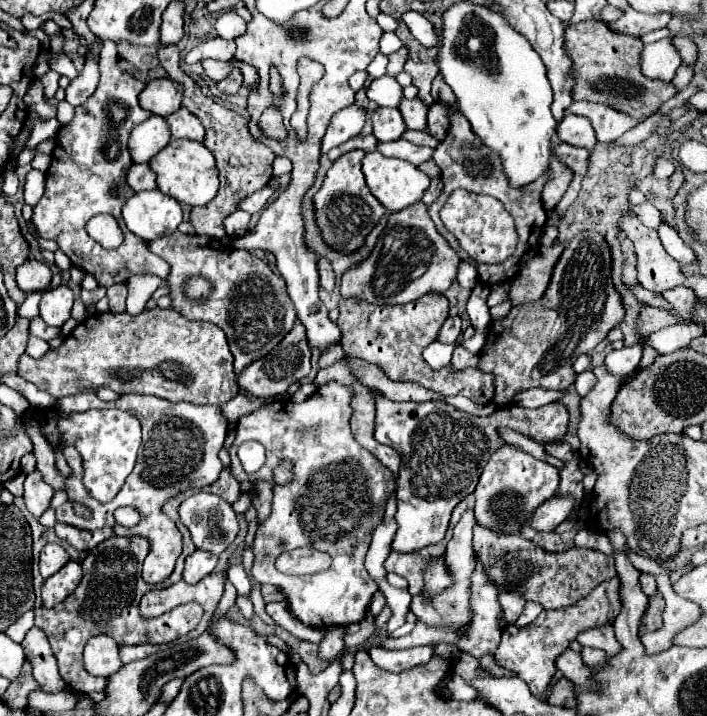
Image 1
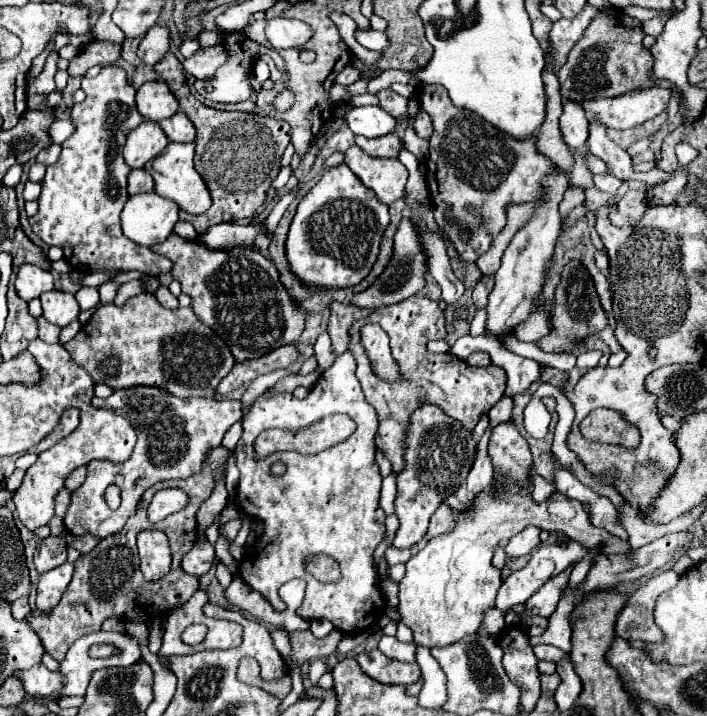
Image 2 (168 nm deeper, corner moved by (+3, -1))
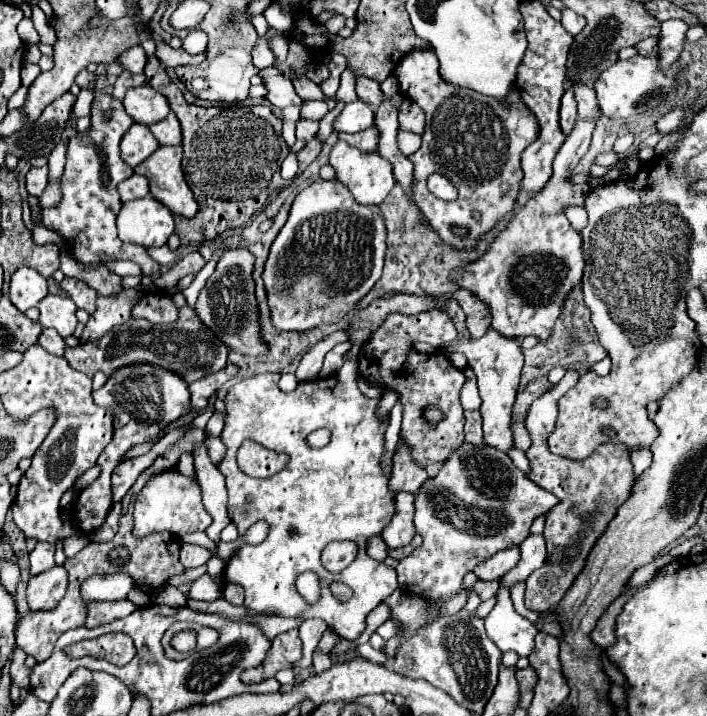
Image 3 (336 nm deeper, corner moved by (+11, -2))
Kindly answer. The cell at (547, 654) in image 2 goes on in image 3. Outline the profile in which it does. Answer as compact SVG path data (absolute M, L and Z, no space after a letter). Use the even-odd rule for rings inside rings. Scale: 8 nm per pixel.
M500 584L496 592L496 606L484 618L484 626L488 638L500 648L502 654L514 650L520 656L528 656L532 652L538 628L514 610L510 590L504 584Z

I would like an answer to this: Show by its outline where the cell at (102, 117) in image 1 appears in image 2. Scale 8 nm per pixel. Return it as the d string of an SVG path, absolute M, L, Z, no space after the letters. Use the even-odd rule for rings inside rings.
M120 65L102 67L94 79L82 79L86 99L76 103L70 113L74 133L62 143L62 153L54 165L48 165L38 213L30 217L32 231L46 243L64 251L66 263L74 271L142 271L168 273L172 261L156 255L150 247L132 243L120 229L120 211L128 201L126 177L130 167L124 163L122 147L128 133L142 121L136 109L136 89L128 83Z

